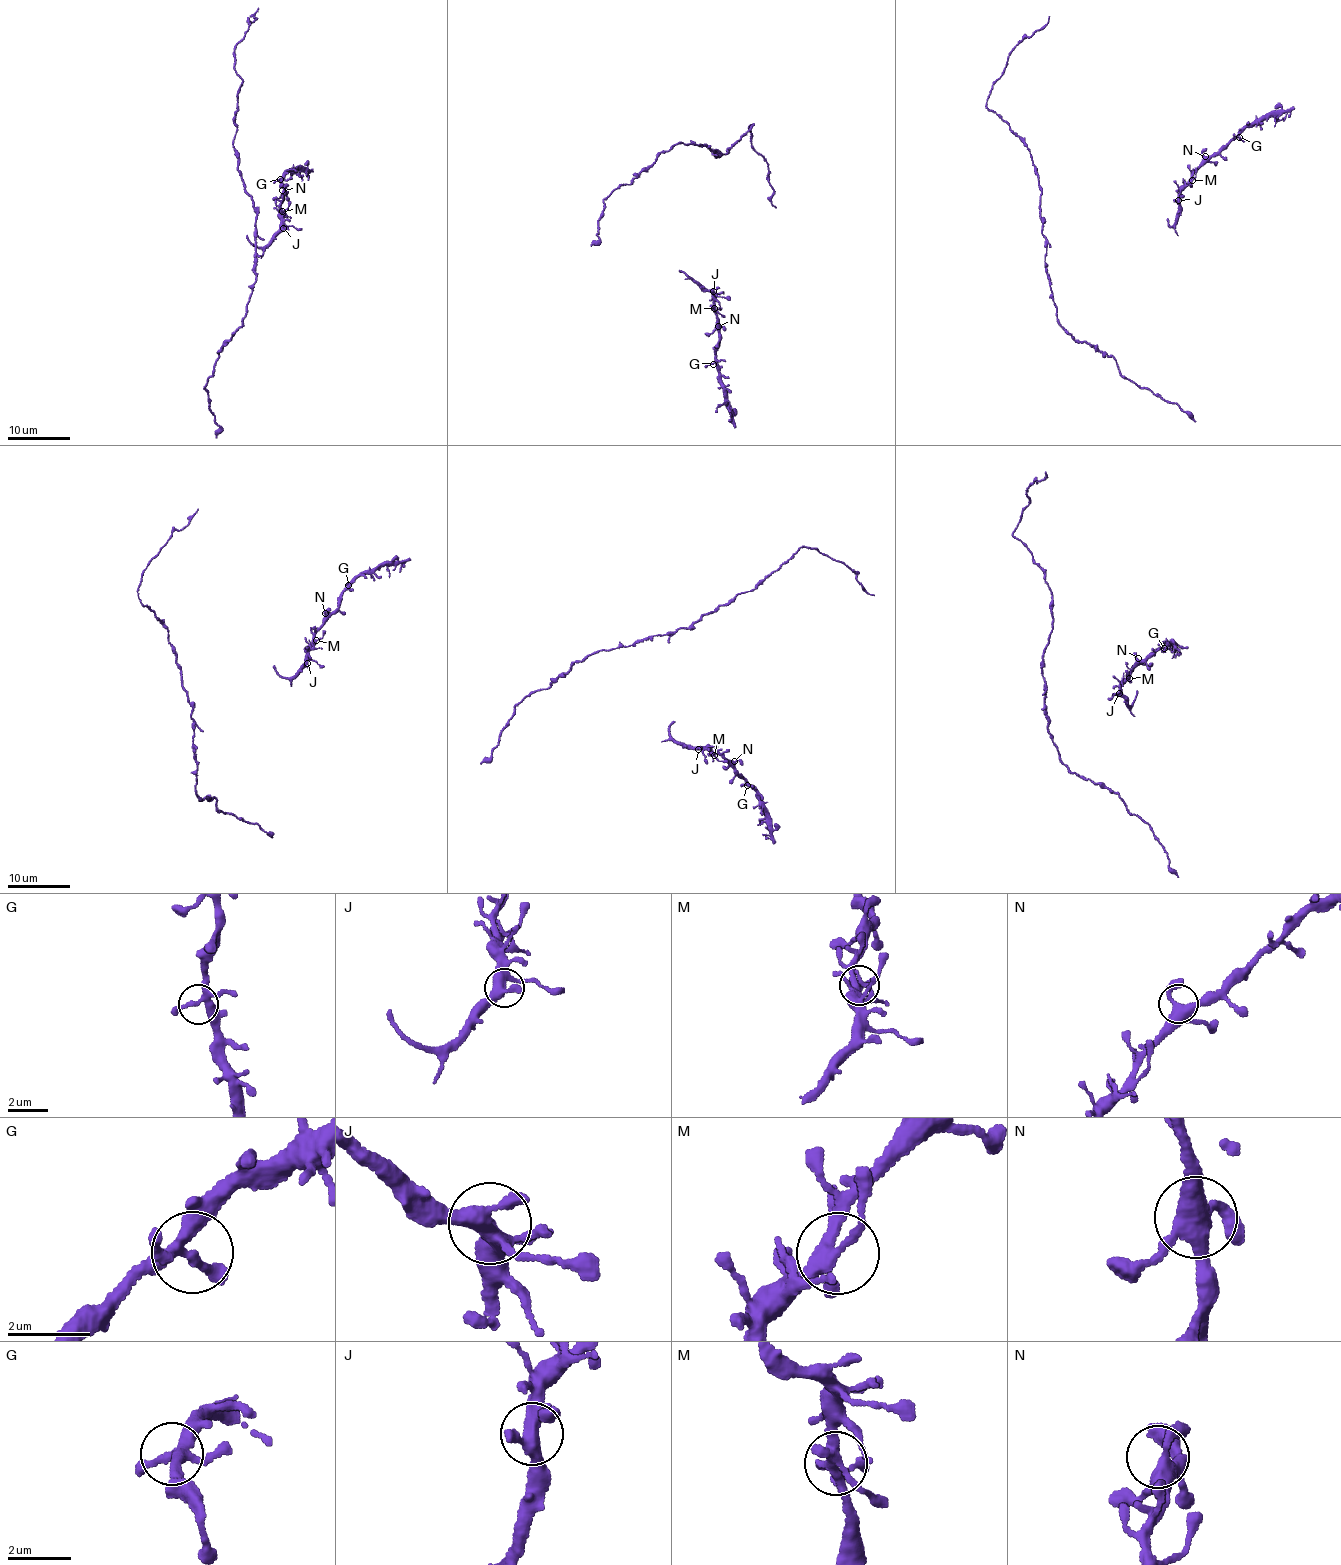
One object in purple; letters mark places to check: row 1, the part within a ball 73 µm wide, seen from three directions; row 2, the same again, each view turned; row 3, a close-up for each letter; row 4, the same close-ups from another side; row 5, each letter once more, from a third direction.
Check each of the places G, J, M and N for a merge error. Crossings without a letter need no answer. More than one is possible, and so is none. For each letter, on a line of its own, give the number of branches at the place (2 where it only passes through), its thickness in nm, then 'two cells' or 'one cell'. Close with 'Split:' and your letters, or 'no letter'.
G: 4 | 280 nm | one cell
J: 4 | 400 nm | one cell
M: 5 | 320 nm | one cell
N: 4 | 380 nm | one cell
Split: no letter

